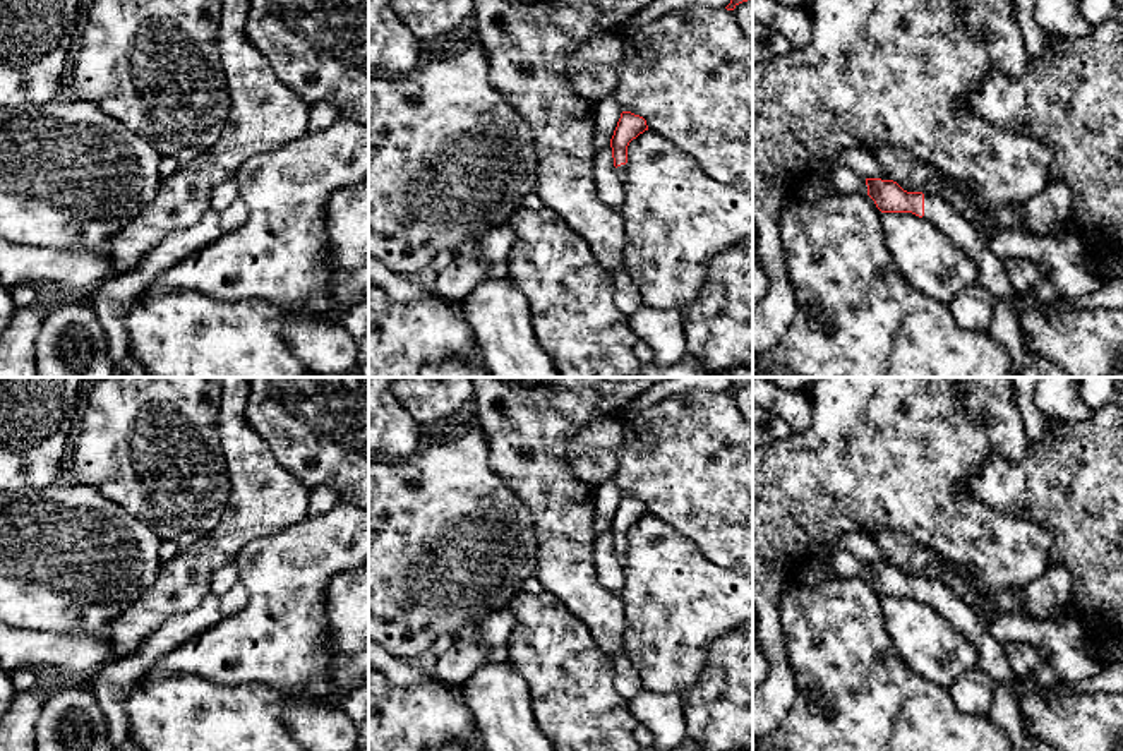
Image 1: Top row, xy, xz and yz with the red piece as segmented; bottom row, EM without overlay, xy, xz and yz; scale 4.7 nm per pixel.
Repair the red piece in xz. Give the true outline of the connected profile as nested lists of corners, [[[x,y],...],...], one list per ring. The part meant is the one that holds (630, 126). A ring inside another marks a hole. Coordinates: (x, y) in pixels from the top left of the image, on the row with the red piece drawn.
[[[622,111],[610,139],[614,166],[617,168],[617,177],[622,183],[626,183],[626,163],[628,163],[628,146],[640,134],[648,130],[646,120],[631,111]]]

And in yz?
[[[866,178],[866,185],[868,195],[874,201],[881,213],[912,213],[931,221],[936,228],[948,235],[955,245],[958,245],[970,259],[976,261],[979,271],[977,283],[991,293],[994,303],[1015,297],[1003,266],[1003,259],[1000,259],[989,249],[974,225],[958,214],[950,204],[943,202],[940,197],[924,195],[922,192],[907,192],[893,180]]]

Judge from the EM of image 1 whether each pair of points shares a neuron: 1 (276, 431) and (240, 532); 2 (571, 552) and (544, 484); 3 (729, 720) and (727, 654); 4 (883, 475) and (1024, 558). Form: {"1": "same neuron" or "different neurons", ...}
{"1": "different neurons", "2": "same neuron", "3": "same neuron", "4": "same neuron"}

